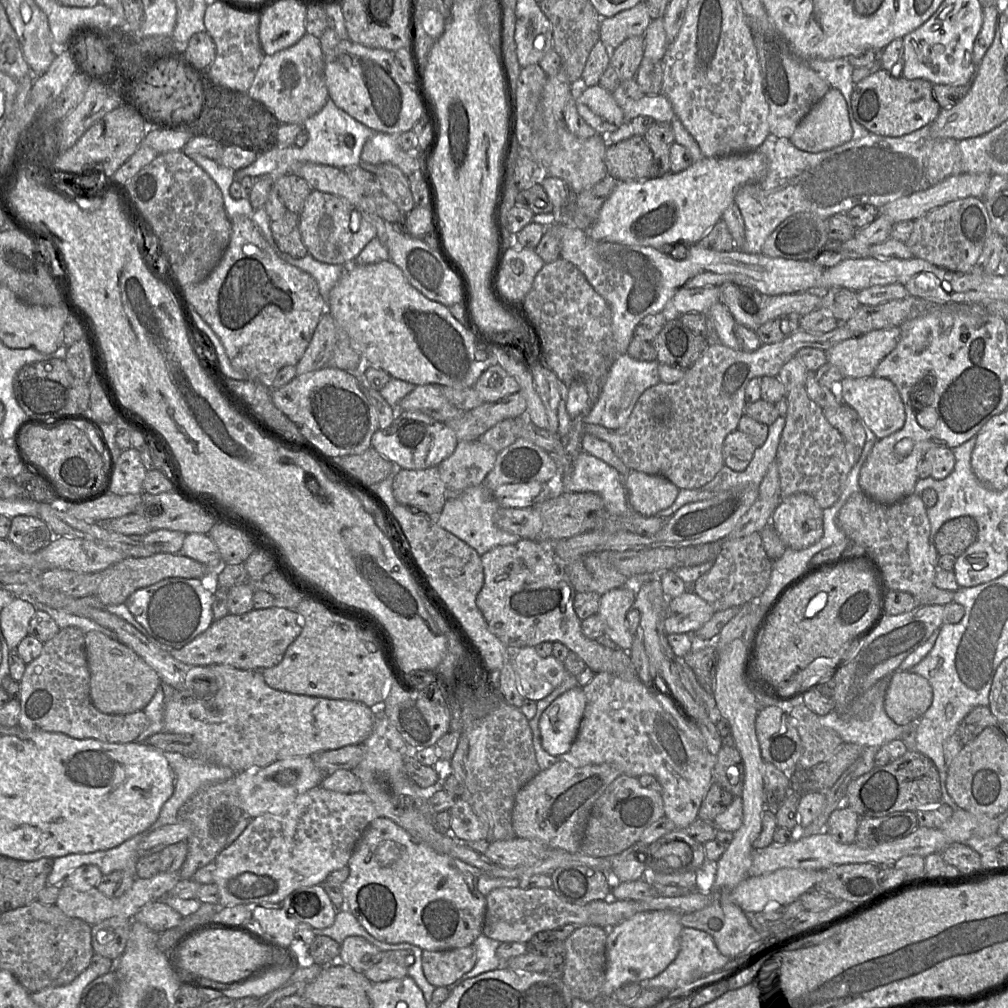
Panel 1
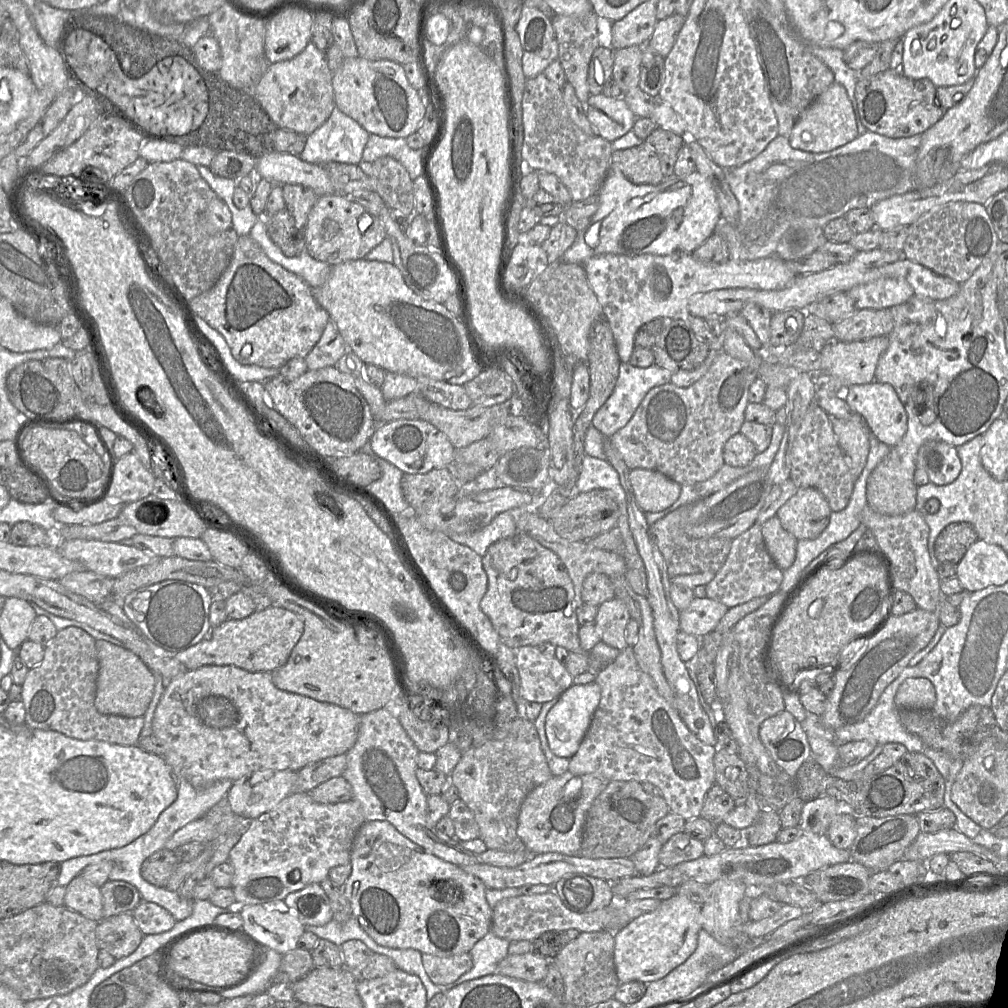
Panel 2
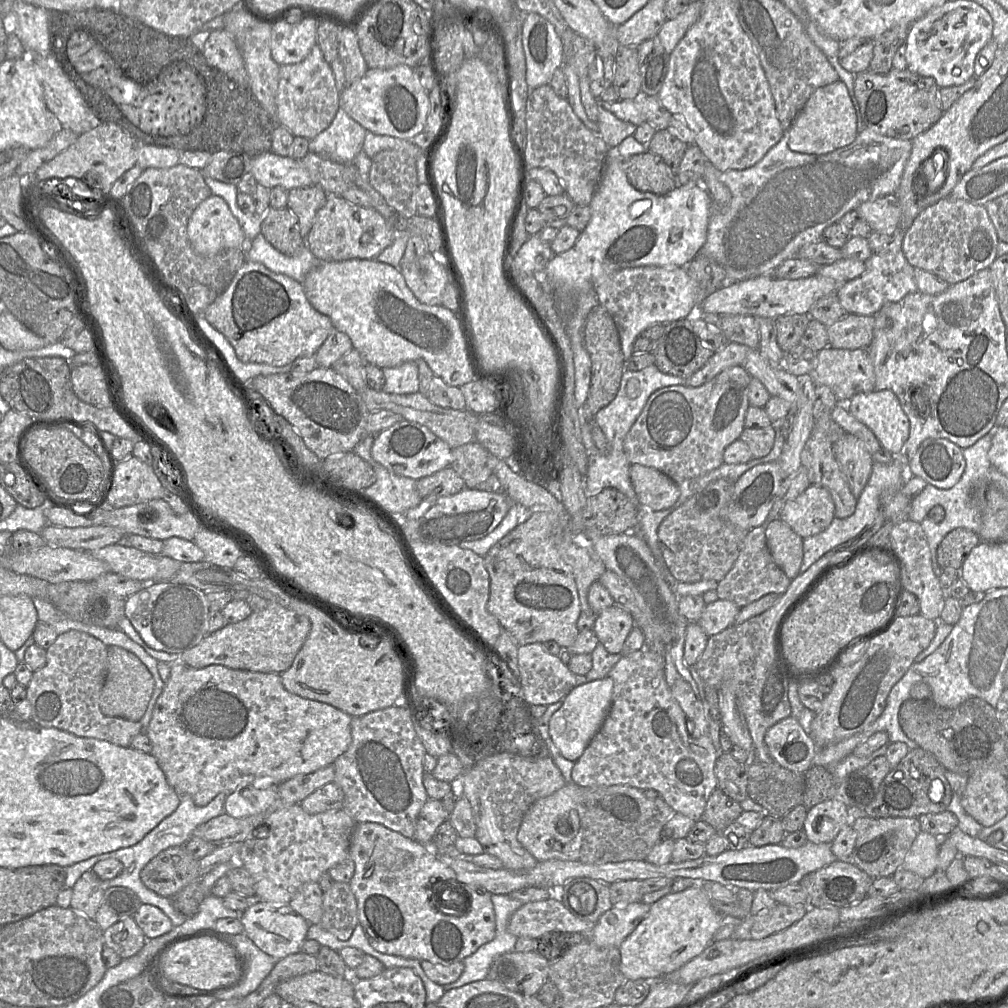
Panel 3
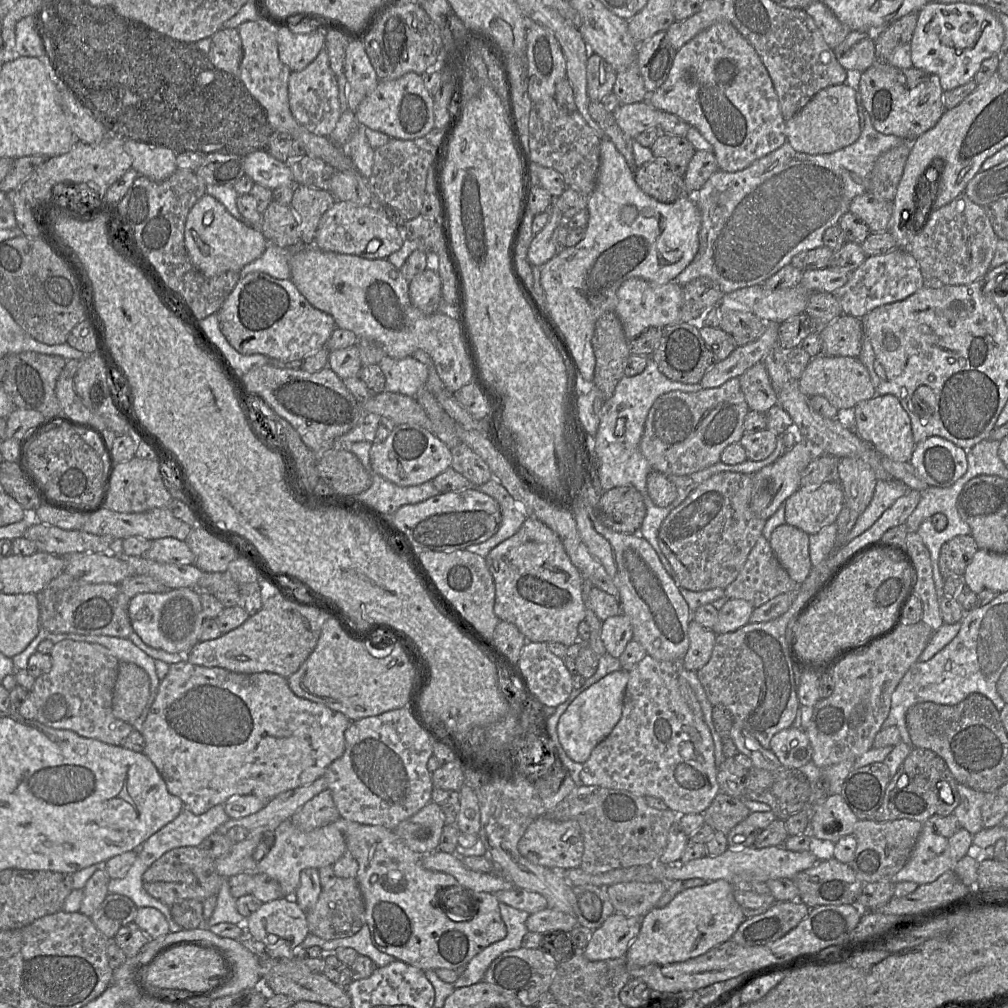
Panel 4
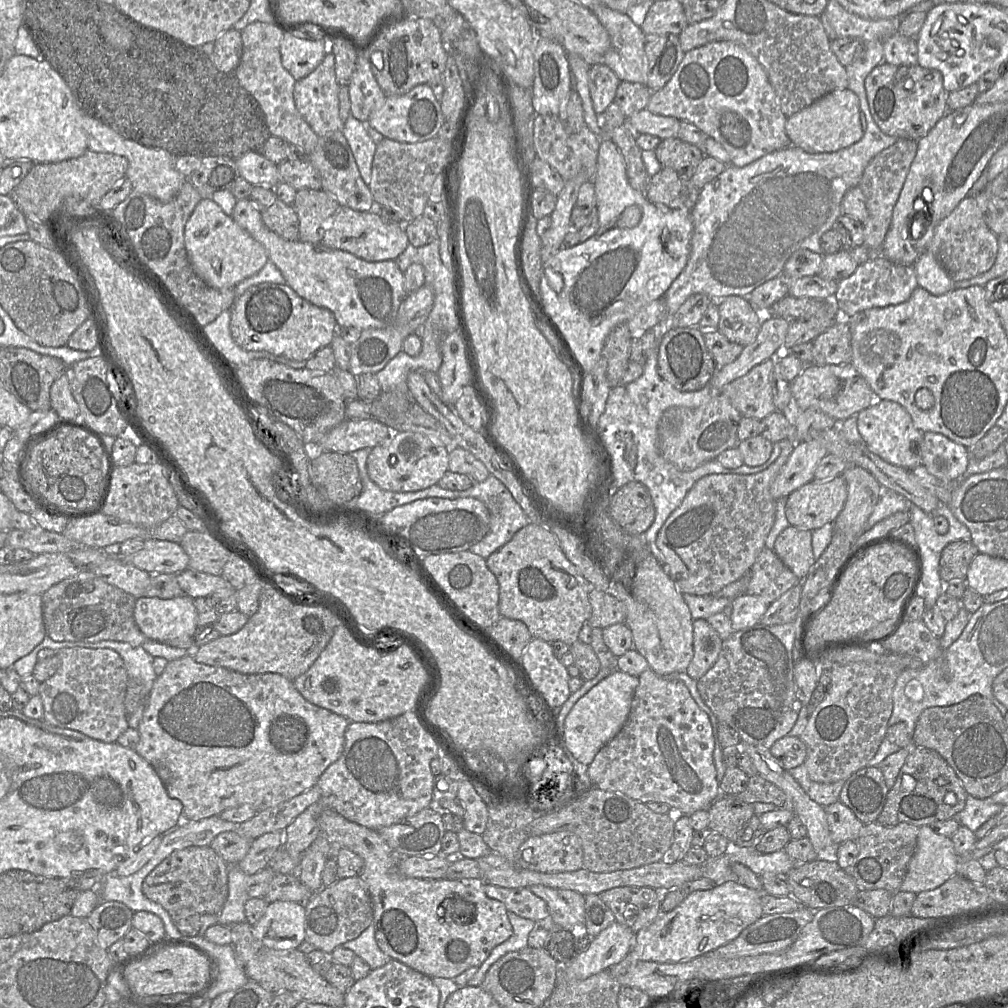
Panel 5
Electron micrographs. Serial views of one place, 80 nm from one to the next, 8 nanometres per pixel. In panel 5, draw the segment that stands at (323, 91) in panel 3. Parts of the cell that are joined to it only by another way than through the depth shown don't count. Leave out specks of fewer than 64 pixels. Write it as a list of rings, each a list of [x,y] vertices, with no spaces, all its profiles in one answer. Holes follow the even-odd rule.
[[[332,53],[325,55],[311,74],[295,82],[295,106],[319,137],[341,131],[343,123],[339,117],[339,88]]]

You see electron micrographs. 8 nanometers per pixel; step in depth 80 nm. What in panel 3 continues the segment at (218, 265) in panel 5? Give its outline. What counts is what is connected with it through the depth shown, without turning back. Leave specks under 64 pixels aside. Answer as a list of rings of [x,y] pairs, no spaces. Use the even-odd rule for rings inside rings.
[[[211,194],[192,212],[187,236],[193,250],[202,256],[214,256],[228,249],[244,249],[248,240],[225,200]]]

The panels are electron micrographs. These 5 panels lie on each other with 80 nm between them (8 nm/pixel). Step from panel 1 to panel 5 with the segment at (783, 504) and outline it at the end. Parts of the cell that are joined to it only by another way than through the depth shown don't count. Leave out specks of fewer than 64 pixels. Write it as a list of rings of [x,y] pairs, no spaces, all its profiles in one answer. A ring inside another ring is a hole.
[[[842,474],[826,481],[812,481],[788,496],[786,517],[791,526],[817,530],[827,523],[834,523],[847,499],[847,484]]]

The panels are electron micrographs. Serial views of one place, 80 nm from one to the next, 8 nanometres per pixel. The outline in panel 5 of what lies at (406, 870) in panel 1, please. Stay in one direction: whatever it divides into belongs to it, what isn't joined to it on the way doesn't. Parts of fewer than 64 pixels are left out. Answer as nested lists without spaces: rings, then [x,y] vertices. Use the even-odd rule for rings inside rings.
[[[324,808],[322,810],[320,816],[318,817],[318,825],[320,828],[320,833],[325,836],[326,839],[333,846],[333,857],[330,858],[334,858],[337,862],[339,877],[349,878],[360,876],[366,882],[373,904],[373,924],[375,925],[375,939],[377,945],[385,954],[389,955],[393,960],[402,962],[407,966],[413,968],[414,970],[417,970],[431,978],[442,977],[454,979],[465,970],[472,967],[480,966],[487,959],[494,947],[506,941],[513,934],[513,928],[508,919],[508,911],[505,905],[501,901],[488,897],[483,891],[480,890],[480,885],[478,885],[477,883],[462,882],[456,879],[421,879],[402,876],[397,871],[397,862],[400,858],[407,857],[400,857],[396,855],[381,838],[378,831],[353,823],[330,808]],[[452,896],[455,896],[466,902],[470,902],[466,903],[468,908],[465,909],[465,916],[463,912],[454,913],[453,910],[451,910],[452,906],[455,905],[454,903],[448,905],[445,904],[447,901],[446,899]]]

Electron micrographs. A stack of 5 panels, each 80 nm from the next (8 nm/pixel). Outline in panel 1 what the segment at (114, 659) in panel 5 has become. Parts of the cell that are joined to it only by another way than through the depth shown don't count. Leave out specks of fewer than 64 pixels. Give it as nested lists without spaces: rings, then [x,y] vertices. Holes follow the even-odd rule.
[[[67,627],[43,643],[41,654],[26,664],[20,681],[18,727],[29,732],[58,732],[75,739],[96,739],[108,743],[130,743],[149,725],[143,711],[130,714],[105,714],[90,700],[90,671],[86,658],[85,633]]]

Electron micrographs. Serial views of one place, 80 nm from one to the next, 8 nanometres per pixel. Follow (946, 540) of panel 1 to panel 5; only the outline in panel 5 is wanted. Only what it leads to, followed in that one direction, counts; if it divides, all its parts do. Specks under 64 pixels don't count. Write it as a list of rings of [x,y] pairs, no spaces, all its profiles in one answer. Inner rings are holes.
[[[958,540],[946,545],[939,561],[939,574],[944,584],[953,579],[965,580],[968,568],[977,554],[978,550],[972,541]]]

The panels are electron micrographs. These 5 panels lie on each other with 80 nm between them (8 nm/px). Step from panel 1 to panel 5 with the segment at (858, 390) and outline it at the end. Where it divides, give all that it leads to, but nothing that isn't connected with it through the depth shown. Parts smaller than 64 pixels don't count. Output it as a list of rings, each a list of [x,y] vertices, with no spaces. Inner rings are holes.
[[[876,400],[857,415],[857,426],[868,449],[884,461],[911,470],[922,462],[922,437],[912,423],[908,412],[898,403],[890,400]]]

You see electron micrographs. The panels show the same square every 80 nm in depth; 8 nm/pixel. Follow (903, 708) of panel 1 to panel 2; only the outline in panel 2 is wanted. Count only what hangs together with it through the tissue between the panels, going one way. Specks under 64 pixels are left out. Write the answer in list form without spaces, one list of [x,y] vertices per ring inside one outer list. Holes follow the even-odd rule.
[[[923,677],[906,679],[895,696],[898,709],[931,710],[935,702],[935,687],[930,680]]]

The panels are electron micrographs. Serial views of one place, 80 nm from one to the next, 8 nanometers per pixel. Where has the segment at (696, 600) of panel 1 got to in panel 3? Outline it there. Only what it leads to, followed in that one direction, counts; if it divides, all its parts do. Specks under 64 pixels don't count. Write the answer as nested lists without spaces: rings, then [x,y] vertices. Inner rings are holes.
[[[719,599],[706,605],[697,623],[708,636],[712,636],[734,625],[740,609],[732,601]]]

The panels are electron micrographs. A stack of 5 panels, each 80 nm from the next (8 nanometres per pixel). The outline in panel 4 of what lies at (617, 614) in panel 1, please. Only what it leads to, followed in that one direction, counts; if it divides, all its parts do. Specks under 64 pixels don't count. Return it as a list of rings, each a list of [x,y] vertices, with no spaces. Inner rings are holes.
[[[623,613],[607,618],[602,622],[600,636],[607,653],[619,658],[627,643],[633,639],[629,618]]]

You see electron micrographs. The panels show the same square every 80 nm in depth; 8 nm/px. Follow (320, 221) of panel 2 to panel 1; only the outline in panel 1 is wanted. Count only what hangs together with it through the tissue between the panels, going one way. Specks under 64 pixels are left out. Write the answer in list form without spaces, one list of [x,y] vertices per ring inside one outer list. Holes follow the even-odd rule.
[[[312,190],[299,215],[299,231],[308,253],[326,264],[351,265],[362,249],[377,236],[368,213],[340,196]]]

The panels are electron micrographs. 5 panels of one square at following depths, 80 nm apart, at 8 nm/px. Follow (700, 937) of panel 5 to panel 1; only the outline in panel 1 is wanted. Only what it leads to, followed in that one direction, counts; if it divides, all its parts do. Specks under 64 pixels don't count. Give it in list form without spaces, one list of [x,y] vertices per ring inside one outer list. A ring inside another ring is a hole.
[[[643,911],[608,930],[606,972],[601,997],[610,997],[622,985],[646,981],[657,976],[676,958],[681,943],[683,925],[680,912]]]

